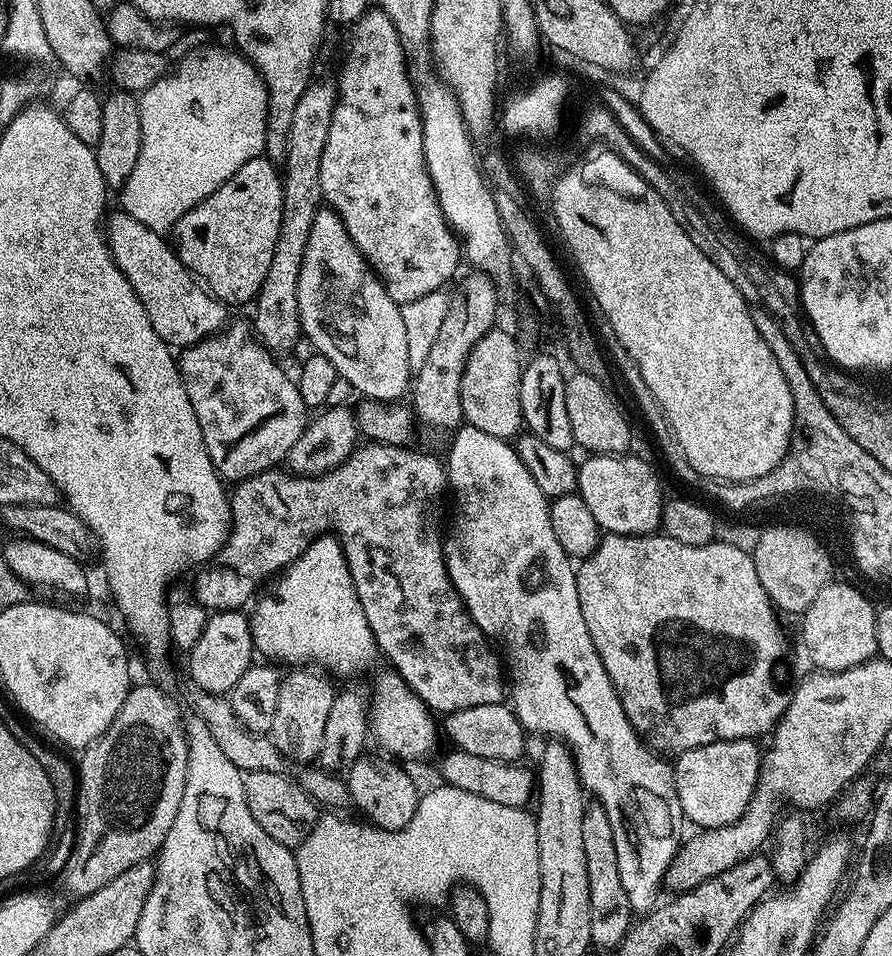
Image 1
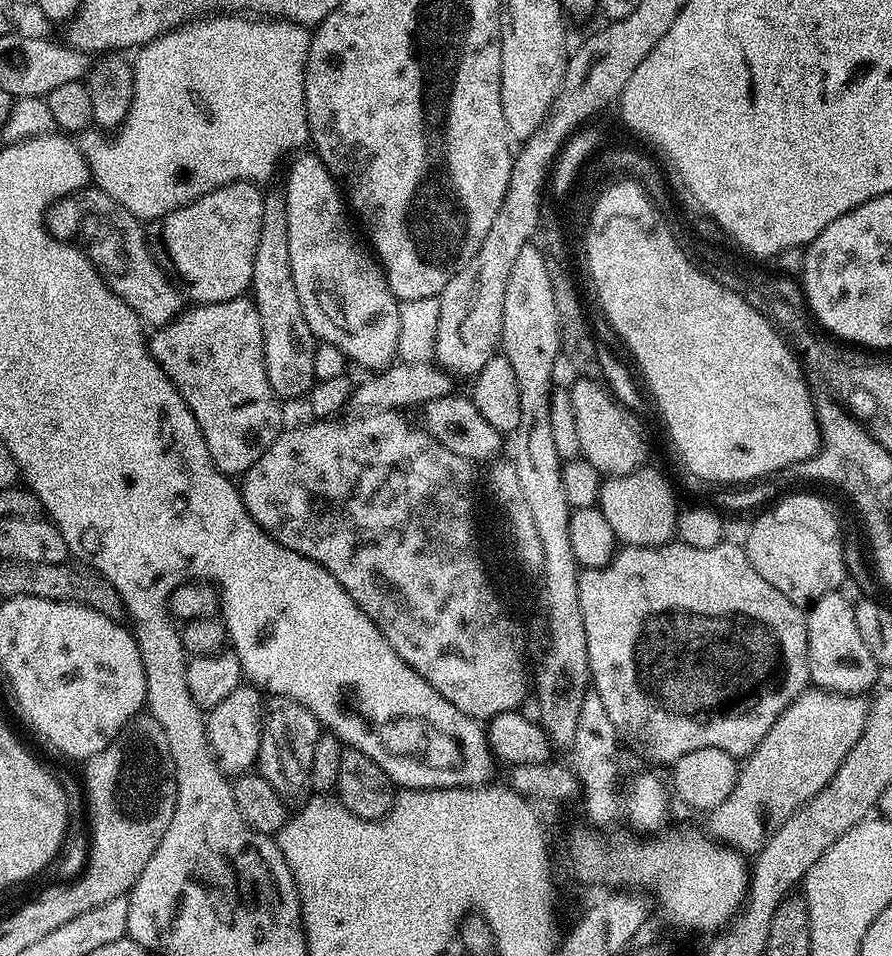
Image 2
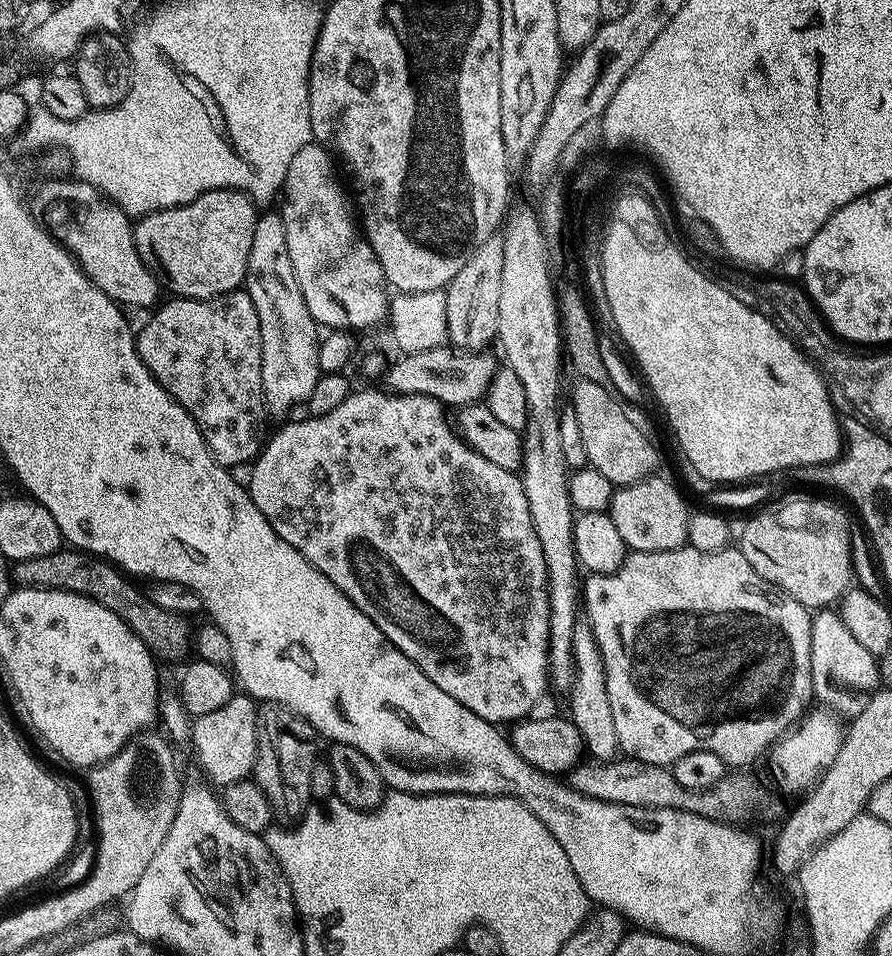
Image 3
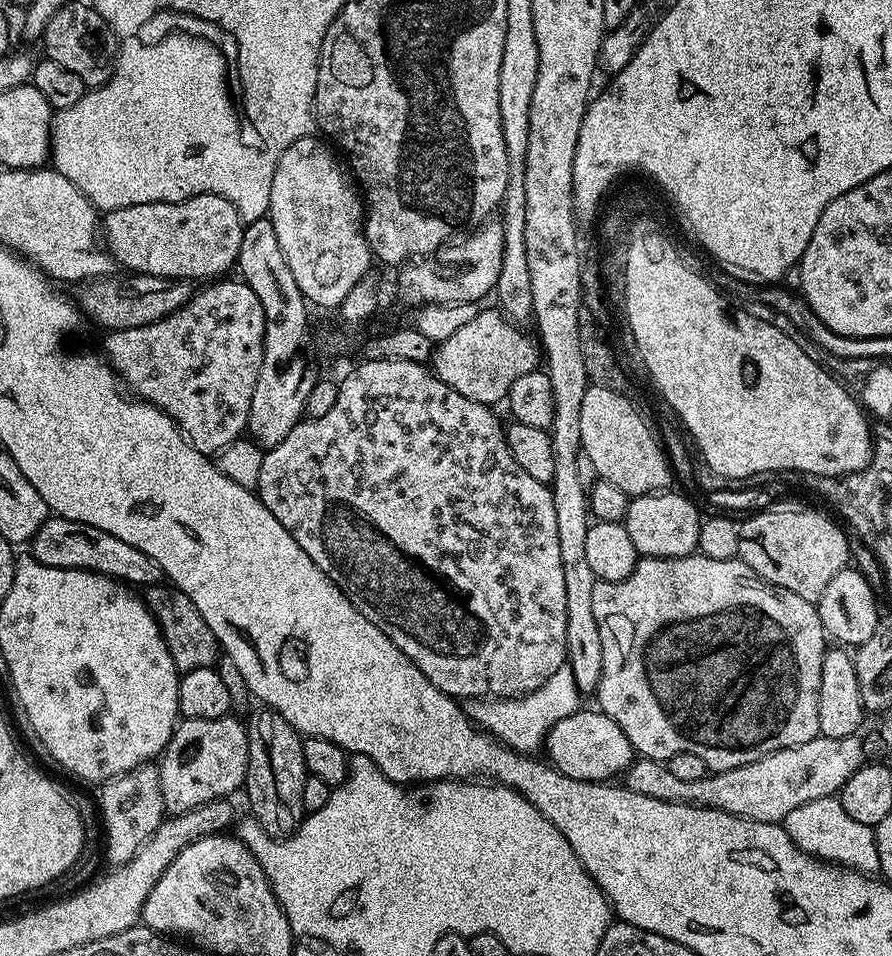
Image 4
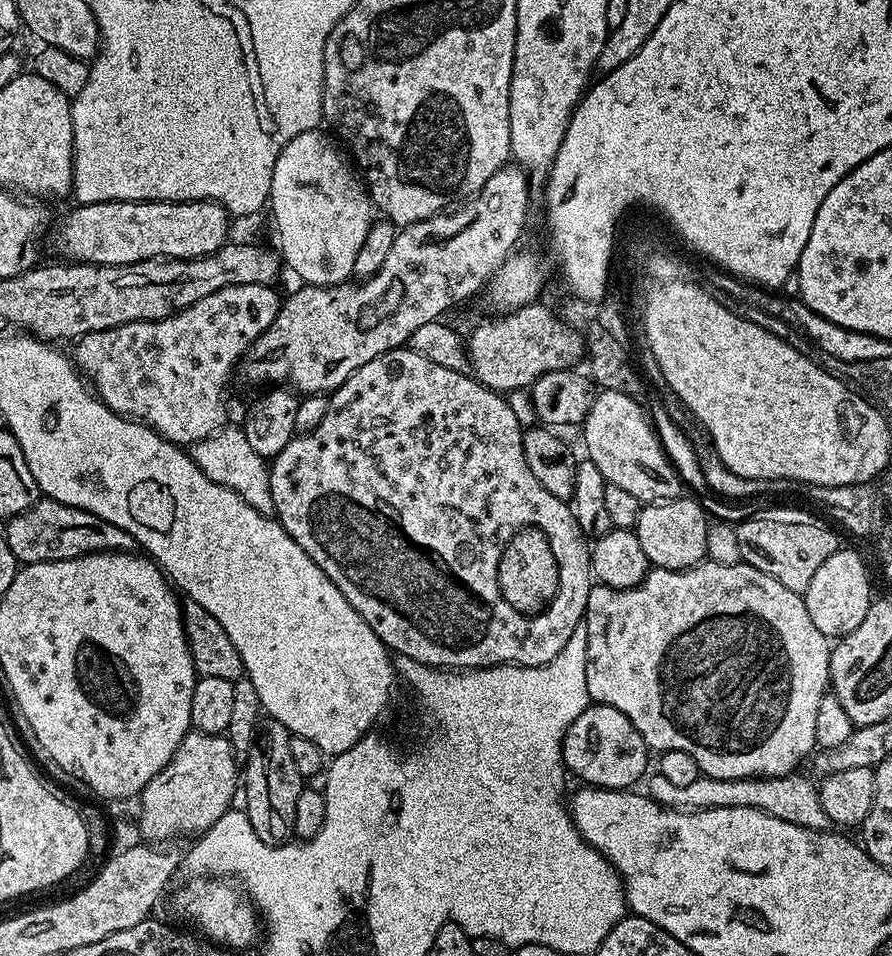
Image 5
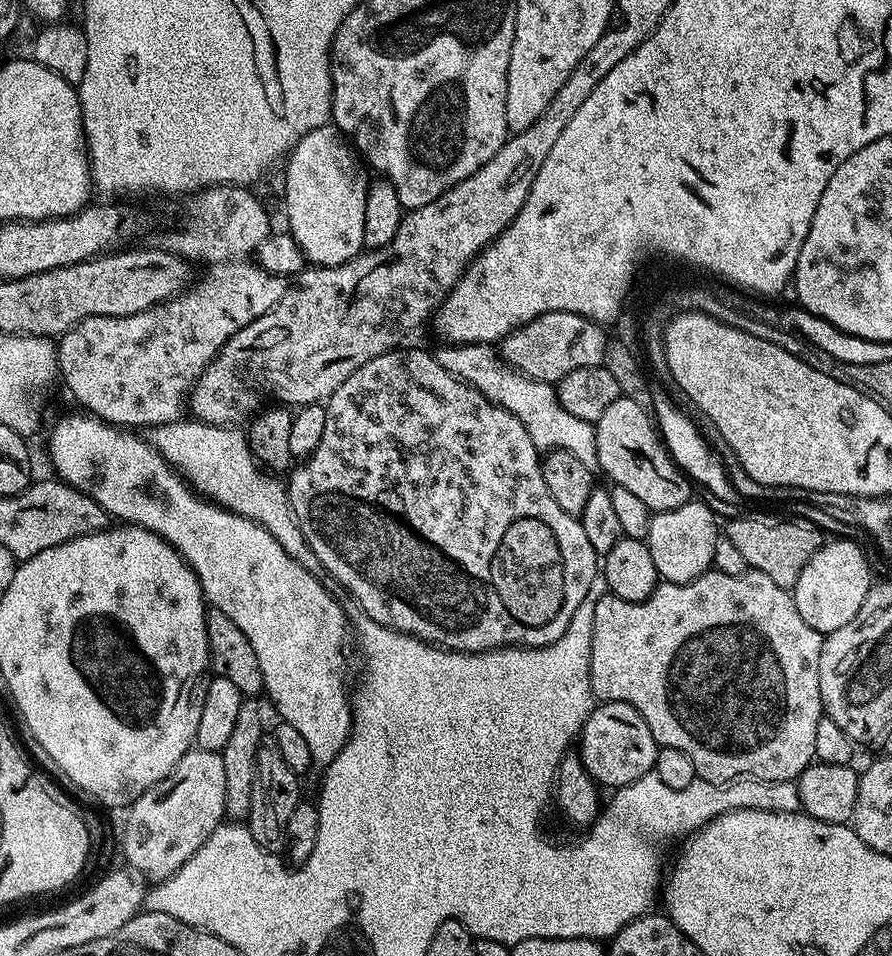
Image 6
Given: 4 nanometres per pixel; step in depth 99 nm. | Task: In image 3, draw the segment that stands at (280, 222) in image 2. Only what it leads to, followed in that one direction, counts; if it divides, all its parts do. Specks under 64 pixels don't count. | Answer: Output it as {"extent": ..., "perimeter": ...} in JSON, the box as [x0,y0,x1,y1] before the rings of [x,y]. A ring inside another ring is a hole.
{"extent":[244,211,320,417],"perimeter":[[[276,211],[261,213],[255,222],[254,237],[251,238],[250,258],[247,259],[247,274],[244,291],[254,302],[258,313],[260,337],[262,338],[262,382],[263,402],[267,415],[282,417],[290,411],[295,403],[303,405],[314,390],[320,371],[319,343],[316,340],[318,326],[306,306],[305,295],[298,286],[297,275],[294,274],[293,263],[290,262],[289,247],[286,246],[283,217]]]}

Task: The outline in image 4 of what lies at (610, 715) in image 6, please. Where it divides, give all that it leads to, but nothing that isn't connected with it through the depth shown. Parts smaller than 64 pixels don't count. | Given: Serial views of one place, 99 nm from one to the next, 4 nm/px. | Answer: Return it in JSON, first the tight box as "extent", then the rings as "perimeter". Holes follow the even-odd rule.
{"extent":[542,710,634,781],"perimeter":[[[578,710],[570,714],[570,718],[562,718],[562,722],[550,729],[542,745],[543,751],[548,751],[547,763],[557,772],[575,780],[611,781],[632,765],[634,753],[630,746],[630,738],[622,734],[618,722],[614,722],[606,713],[599,710],[584,711]]]}

